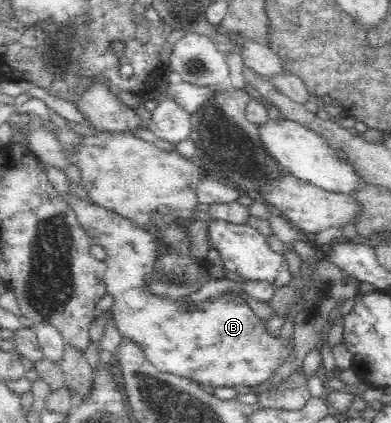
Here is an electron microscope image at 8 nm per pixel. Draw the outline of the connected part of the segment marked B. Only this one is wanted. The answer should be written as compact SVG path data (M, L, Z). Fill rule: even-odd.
M57 192L60 200L64 201L75 212L83 231L91 238L92 245L104 249L106 258L104 264L104 281L106 289L112 294L114 302L111 308L114 323L122 337L133 339L143 349L147 360L153 363L161 372L185 376L201 385L209 384L214 388L234 386L257 386L269 380L275 370L287 360L294 343L292 340L283 340L280 334L274 335L266 329L266 324L258 318L253 309L240 296L233 295L225 290L217 296L211 296L203 302L192 303L180 299L159 295L152 290L147 282L151 274L153 261L156 260L156 241L152 240L147 232L137 228L129 220L108 212L87 200Z

